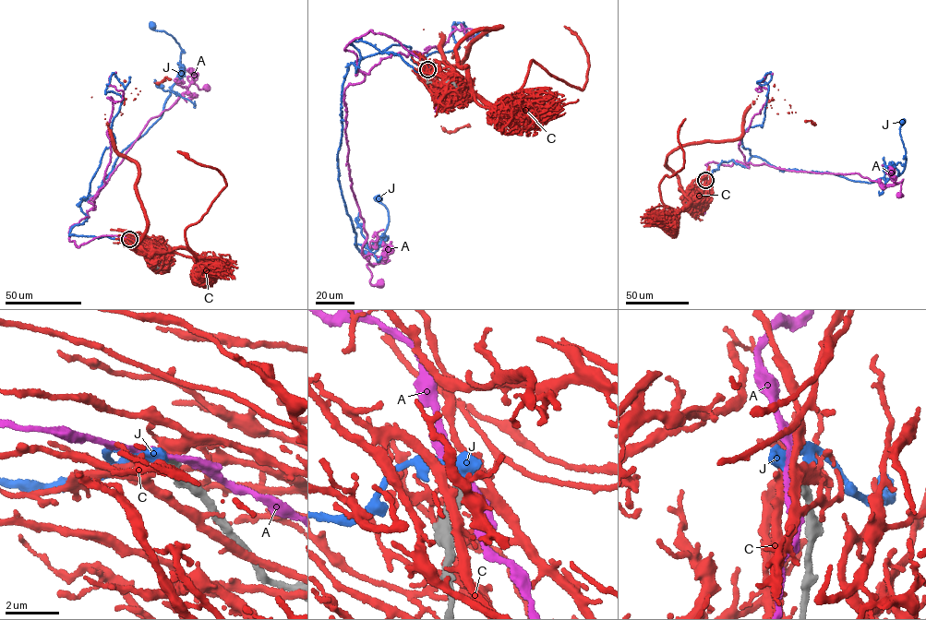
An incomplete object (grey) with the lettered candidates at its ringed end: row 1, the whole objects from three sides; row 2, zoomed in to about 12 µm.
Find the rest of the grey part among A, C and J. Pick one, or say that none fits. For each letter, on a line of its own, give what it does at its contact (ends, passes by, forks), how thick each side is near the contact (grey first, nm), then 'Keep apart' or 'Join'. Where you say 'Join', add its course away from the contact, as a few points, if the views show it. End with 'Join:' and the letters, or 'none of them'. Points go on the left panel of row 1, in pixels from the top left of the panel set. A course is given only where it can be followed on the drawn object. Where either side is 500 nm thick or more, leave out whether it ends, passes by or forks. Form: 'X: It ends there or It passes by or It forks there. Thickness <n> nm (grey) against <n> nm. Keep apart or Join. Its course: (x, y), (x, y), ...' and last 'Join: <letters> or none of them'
A: It passes by. Thickness 320 nm (grey) against 240 nm. Keep apart
C: It passes by. Thickness 360 nm (grey) against 440 nm. Keep apart
J: It passes by. Thickness 340 nm (grey) against 280 nm. Join. Its course: (129, 239), (69, 235), (87, 219), (78, 204), (98, 194), (171, 94), (182, 49), (151, 26)
Join: J

